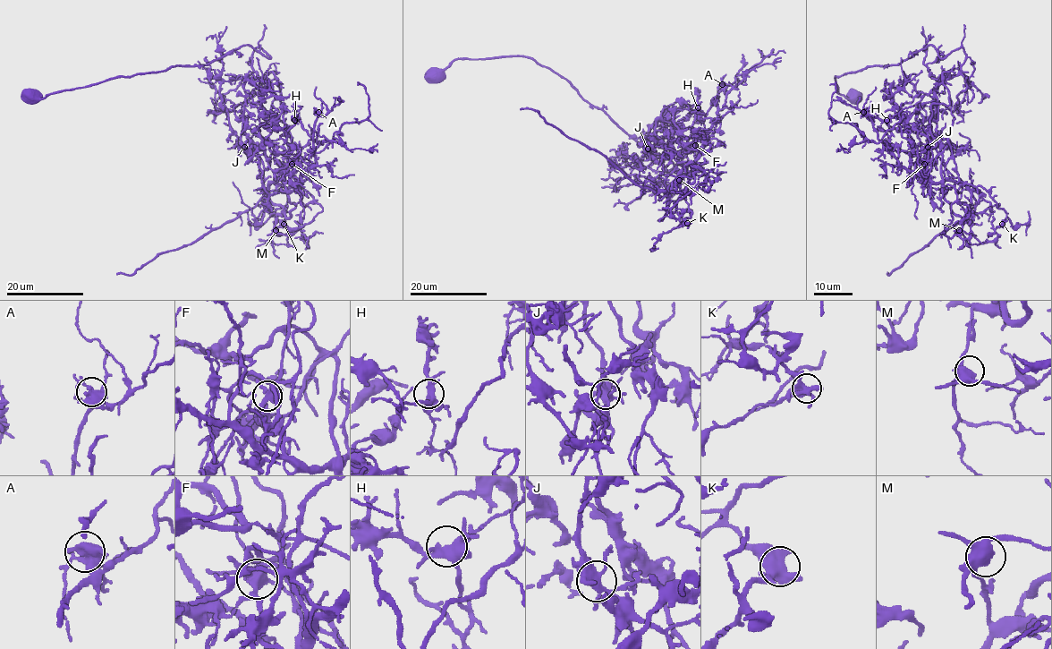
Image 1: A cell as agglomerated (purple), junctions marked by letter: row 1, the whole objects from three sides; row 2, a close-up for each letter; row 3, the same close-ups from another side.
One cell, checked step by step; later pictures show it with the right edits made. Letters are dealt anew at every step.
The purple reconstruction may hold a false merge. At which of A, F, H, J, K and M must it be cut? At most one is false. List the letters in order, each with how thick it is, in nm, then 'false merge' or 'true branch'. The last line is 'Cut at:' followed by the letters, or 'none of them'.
A: calibre 400 nm; true branch
F: calibre 440 nm; false merge
H: calibre 420 nm; true branch
J: calibre 400 nm; true branch
K: calibre 480 nm; true branch
M: calibre 440 nm; true branch
Cut at: F

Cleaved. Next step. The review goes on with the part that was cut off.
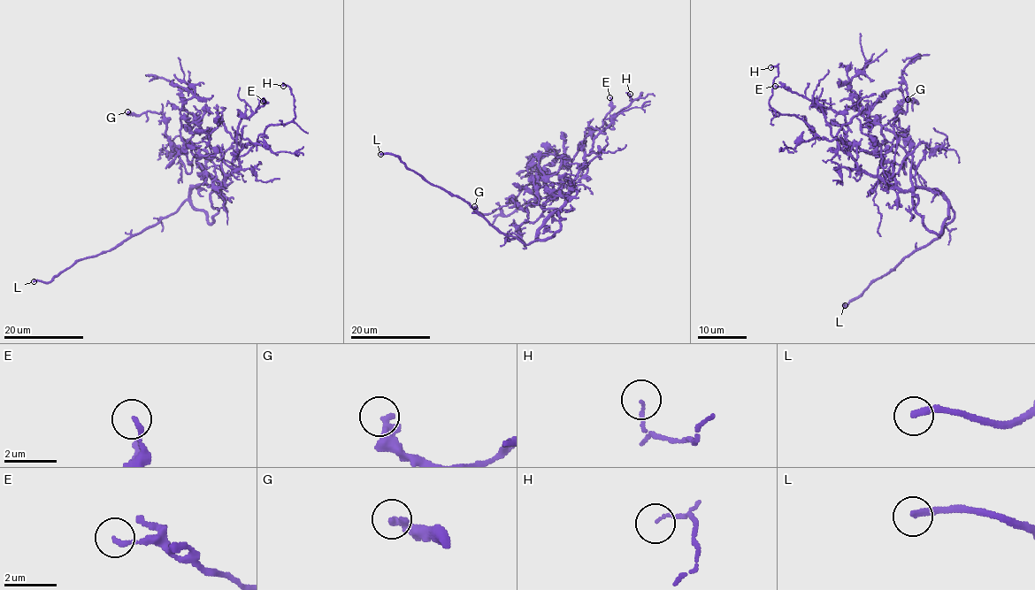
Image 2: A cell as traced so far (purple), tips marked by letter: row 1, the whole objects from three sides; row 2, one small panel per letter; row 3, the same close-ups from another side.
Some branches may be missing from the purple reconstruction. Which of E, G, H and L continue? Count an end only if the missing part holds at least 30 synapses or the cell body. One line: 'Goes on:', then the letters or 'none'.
Goes on: L

